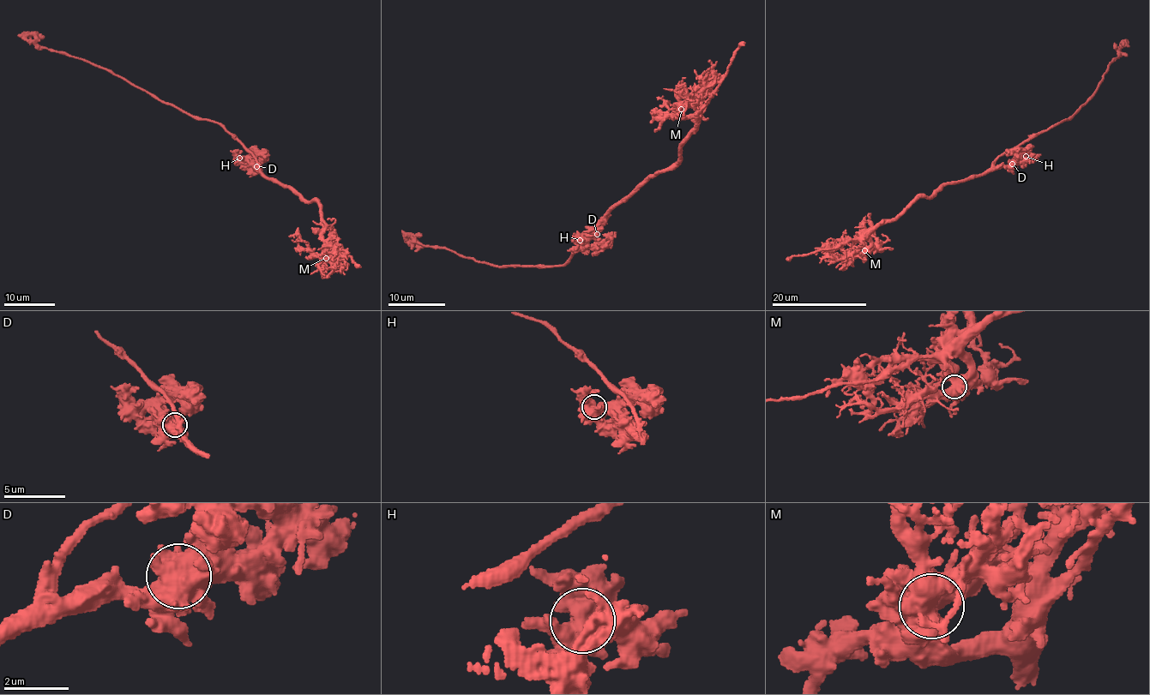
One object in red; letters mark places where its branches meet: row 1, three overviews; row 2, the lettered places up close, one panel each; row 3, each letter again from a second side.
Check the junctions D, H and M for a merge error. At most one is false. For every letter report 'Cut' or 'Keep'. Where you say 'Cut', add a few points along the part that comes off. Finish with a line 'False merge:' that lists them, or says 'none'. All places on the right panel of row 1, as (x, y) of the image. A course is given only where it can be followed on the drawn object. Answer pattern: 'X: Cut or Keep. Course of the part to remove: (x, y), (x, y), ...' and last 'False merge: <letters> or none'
D: Keep
H: Keep
M: Keep
False merge: none

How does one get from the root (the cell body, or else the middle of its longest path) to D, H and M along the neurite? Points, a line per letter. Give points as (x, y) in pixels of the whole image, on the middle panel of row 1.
D: (593, 234), (602, 228), (606, 217), (597, 226), (597, 234)
H: (593, 234), (602, 228), (606, 217), (580, 240)
M: (593, 234), (602, 228), (612, 206), (626, 201), (649, 177), (676, 165), (696, 122), (683, 116), (681, 110)

